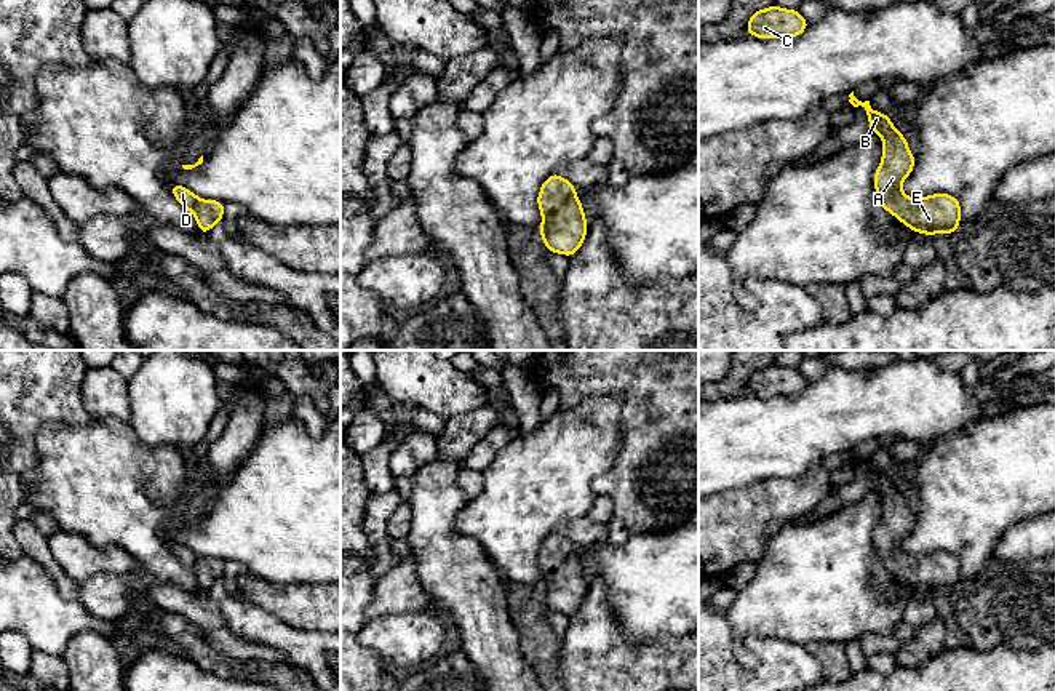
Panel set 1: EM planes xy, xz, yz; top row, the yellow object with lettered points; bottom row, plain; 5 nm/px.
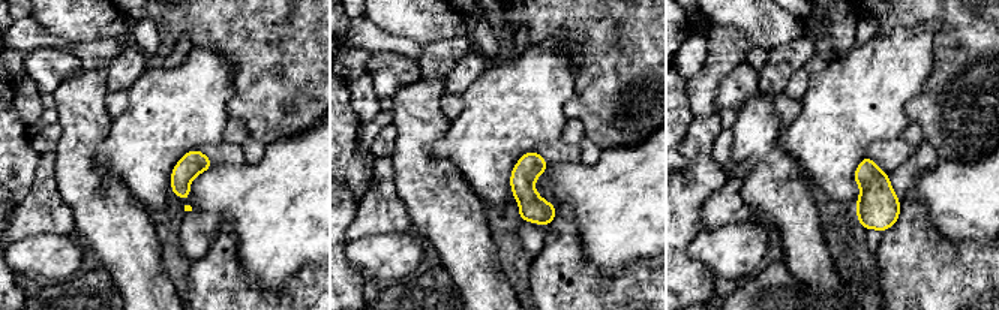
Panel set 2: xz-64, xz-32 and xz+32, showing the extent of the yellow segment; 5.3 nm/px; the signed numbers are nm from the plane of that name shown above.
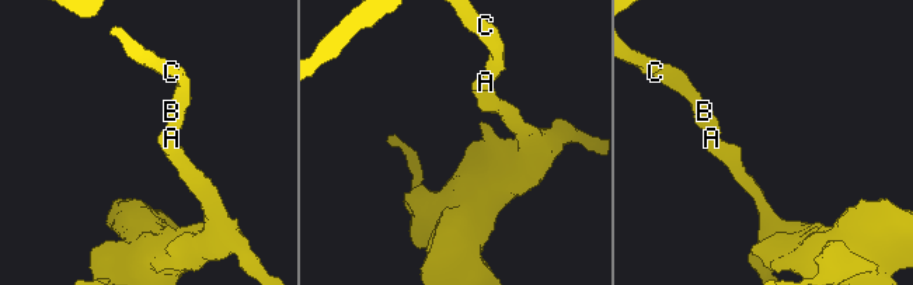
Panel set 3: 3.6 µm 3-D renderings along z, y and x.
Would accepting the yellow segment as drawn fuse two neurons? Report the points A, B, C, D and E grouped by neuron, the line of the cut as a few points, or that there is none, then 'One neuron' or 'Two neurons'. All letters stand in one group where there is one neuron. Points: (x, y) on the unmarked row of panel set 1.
Groups: A B C D E. No split. One neuron

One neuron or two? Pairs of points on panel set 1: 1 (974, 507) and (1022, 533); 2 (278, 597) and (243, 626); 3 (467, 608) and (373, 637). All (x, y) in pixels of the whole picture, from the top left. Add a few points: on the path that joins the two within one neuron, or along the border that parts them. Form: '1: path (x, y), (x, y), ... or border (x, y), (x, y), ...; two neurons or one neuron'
1: border (1038, 514), (1014, 523), (990, 555); two neurons
2: border (240, 599), (269, 611), (294, 629); two neurons
3: border (429, 607), (449, 627); two neurons

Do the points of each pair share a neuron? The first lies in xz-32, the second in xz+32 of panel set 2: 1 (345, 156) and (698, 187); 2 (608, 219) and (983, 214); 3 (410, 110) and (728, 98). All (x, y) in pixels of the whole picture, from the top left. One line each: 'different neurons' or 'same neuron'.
1: different neurons
2: same neuron
3: different neurons

